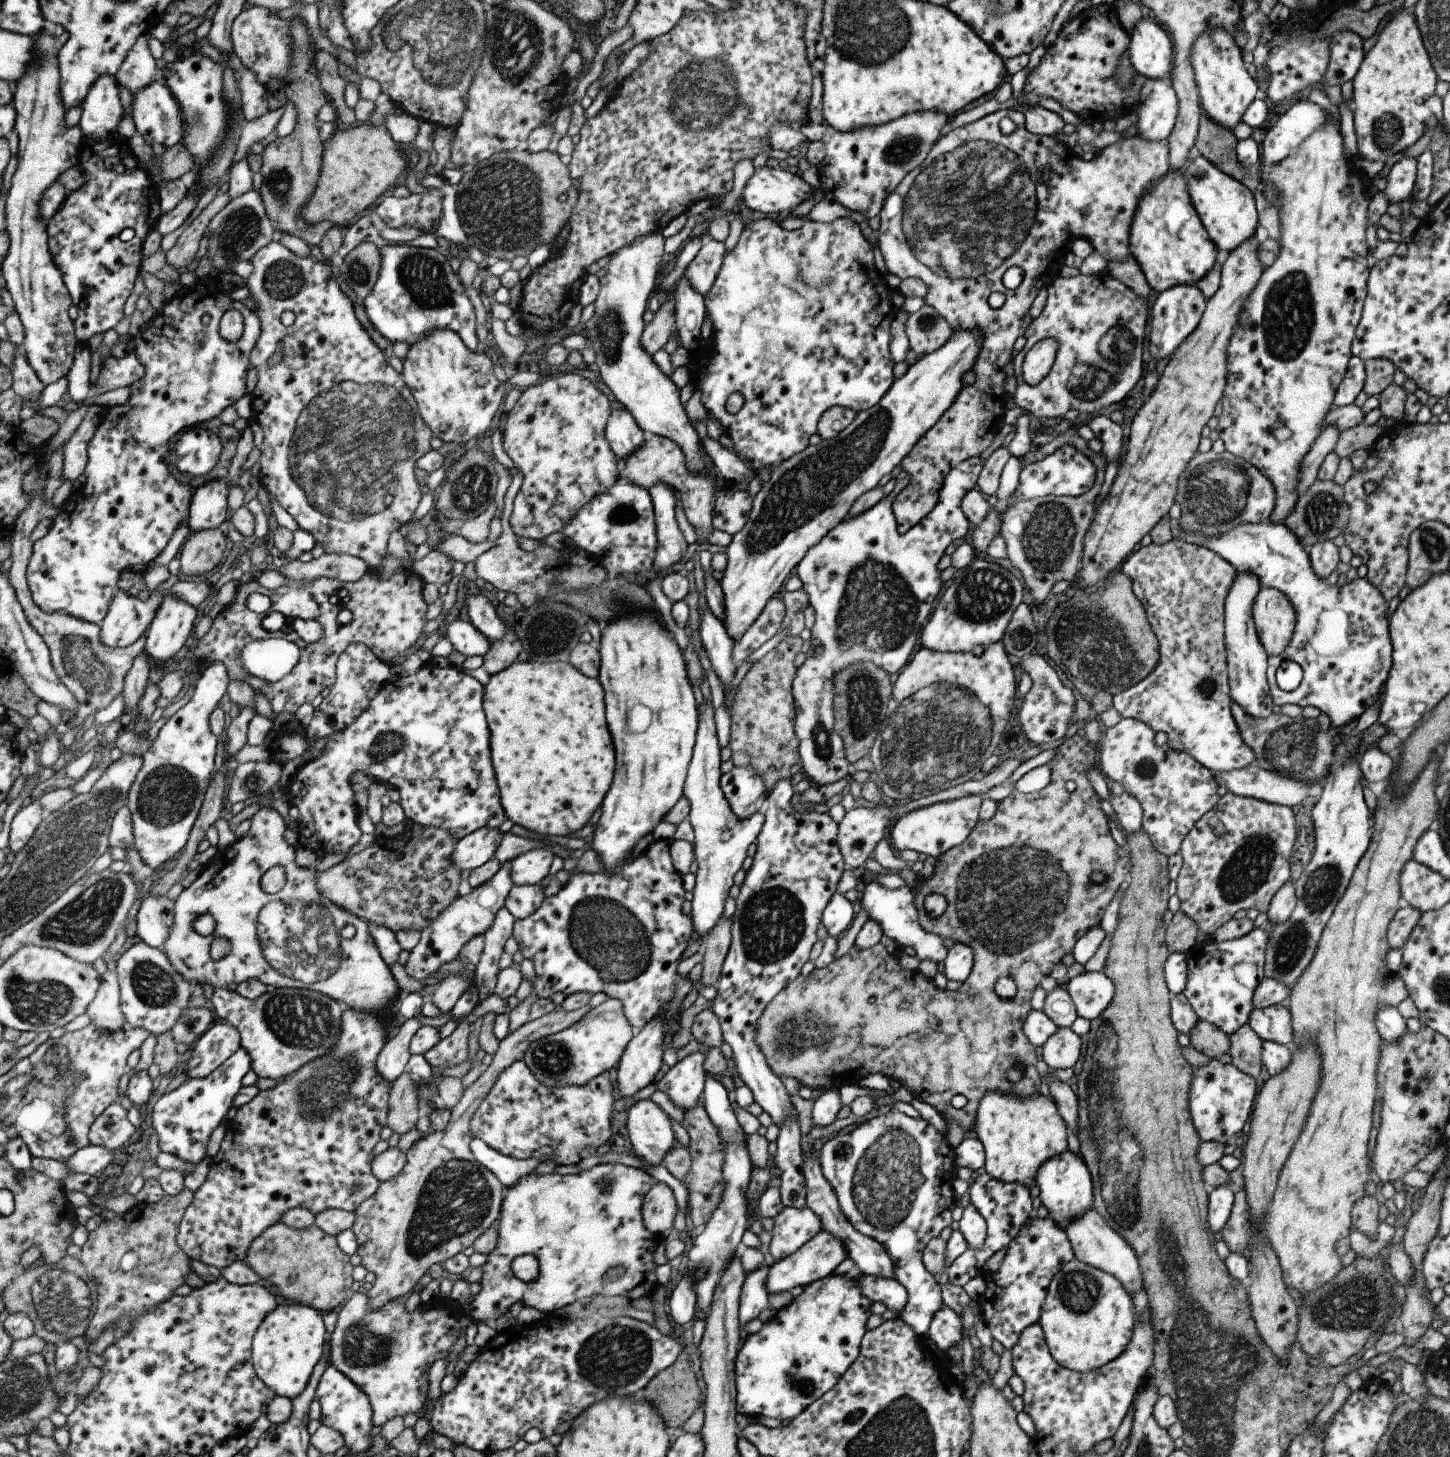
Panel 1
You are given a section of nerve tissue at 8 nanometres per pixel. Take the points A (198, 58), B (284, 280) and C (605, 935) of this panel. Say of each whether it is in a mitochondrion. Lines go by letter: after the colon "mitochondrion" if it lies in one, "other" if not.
A: other
B: mitochondrion
C: mitochondrion

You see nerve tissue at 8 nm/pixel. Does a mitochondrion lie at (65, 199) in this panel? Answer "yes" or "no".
no

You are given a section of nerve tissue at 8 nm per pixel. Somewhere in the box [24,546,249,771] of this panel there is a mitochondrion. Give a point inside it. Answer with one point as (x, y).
(93, 674)

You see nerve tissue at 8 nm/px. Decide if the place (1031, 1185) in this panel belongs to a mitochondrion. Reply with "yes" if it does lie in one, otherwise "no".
no

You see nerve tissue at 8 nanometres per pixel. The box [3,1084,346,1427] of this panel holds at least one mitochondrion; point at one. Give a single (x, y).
(60, 1299)

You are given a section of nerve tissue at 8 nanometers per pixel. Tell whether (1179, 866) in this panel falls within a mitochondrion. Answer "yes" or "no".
no

